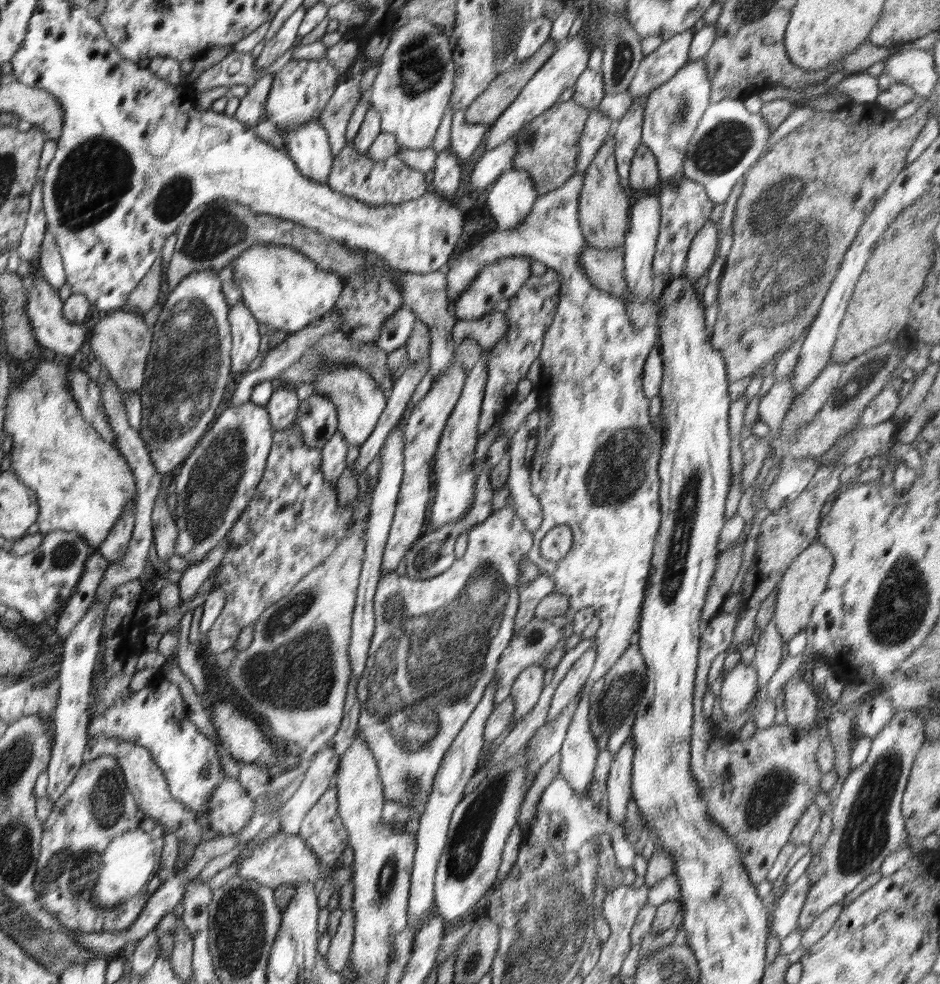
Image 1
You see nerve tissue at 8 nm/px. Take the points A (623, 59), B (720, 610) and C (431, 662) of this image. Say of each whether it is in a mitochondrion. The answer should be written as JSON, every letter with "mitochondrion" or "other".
{"A":"mitochondrion","B":"other","C":"mitochondrion"}

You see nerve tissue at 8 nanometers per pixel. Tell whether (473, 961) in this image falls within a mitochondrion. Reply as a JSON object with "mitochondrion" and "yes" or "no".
{"mitochondrion":"yes"}

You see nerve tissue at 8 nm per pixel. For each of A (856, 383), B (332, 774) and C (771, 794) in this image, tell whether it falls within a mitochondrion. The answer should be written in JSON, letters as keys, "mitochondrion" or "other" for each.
{"A":"mitochondrion","B":"other","C":"mitochondrion"}

